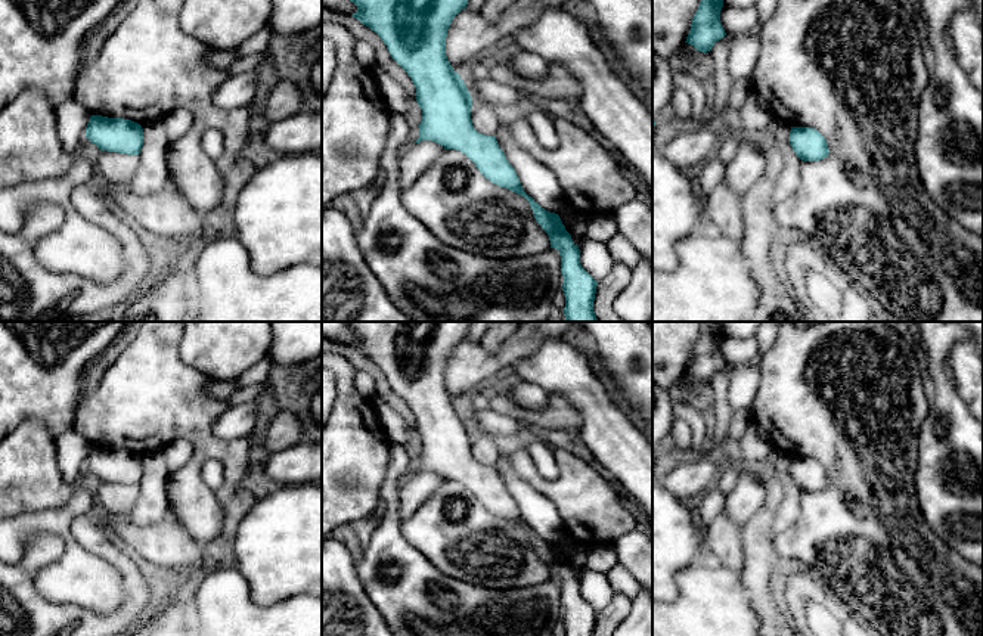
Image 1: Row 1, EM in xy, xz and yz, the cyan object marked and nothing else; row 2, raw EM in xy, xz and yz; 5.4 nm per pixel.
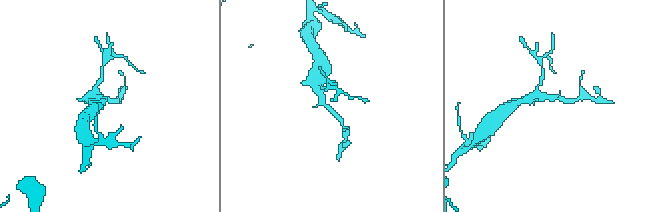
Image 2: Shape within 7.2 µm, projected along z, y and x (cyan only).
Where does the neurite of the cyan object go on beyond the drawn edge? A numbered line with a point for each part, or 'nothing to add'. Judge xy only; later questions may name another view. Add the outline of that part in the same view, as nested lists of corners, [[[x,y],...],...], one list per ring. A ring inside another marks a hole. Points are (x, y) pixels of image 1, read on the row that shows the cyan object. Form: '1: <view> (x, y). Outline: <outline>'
nothing to add

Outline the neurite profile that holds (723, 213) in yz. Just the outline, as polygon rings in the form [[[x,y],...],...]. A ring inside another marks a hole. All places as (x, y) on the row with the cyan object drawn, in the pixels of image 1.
[[[722,182],[706,202],[706,220],[708,227],[741,245],[744,221],[741,199]]]

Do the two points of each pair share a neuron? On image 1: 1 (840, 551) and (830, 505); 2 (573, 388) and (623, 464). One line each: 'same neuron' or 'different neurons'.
1: same neuron
2: same neuron

